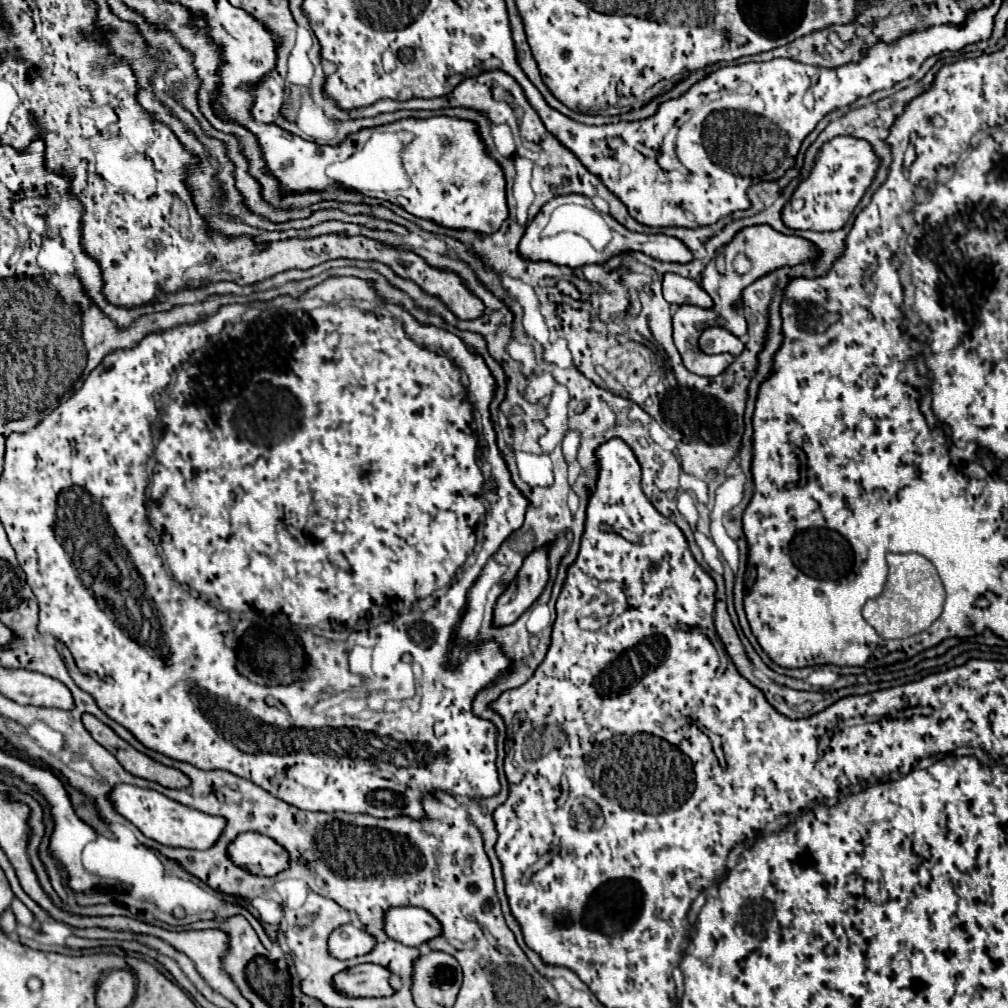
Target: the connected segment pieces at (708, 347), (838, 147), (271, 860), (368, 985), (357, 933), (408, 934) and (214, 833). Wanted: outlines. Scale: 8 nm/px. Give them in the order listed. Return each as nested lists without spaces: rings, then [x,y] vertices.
[[[706,328],[700,336],[700,350],[706,354],[720,354],[728,352],[738,356],[744,350],[740,338],[732,336],[726,328]]]
[[[838,136],[828,140],[822,148],[810,176],[800,180],[790,200],[782,208],[782,222],[792,230],[838,230],[842,228],[862,194],[870,186],[878,168],[878,158],[866,140],[852,136]]]
[[[244,832],[228,846],[228,858],[256,876],[276,876],[288,868],[288,852],[268,836]]]
[[[358,964],[338,972],[332,978],[332,984],[340,994],[350,998],[392,996],[394,990],[388,984],[388,976],[390,972],[378,964]]]
[[[342,924],[328,936],[328,952],[338,960],[368,954],[374,948],[374,944],[376,940],[370,934],[352,924]]]
[[[388,908],[384,932],[406,946],[420,946],[440,934],[440,922],[424,908]]]
[[[116,784],[110,790],[108,798],[118,814],[122,814],[126,820],[130,820],[144,836],[148,836],[164,846],[206,850],[218,840],[218,836],[222,834],[222,830],[226,826],[226,820],[220,816],[208,816],[204,812],[178,804],[160,792],[154,792],[148,788],[138,788],[132,784]]]

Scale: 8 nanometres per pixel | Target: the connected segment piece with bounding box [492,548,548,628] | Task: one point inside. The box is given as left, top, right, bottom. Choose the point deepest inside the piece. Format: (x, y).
(521, 593)

